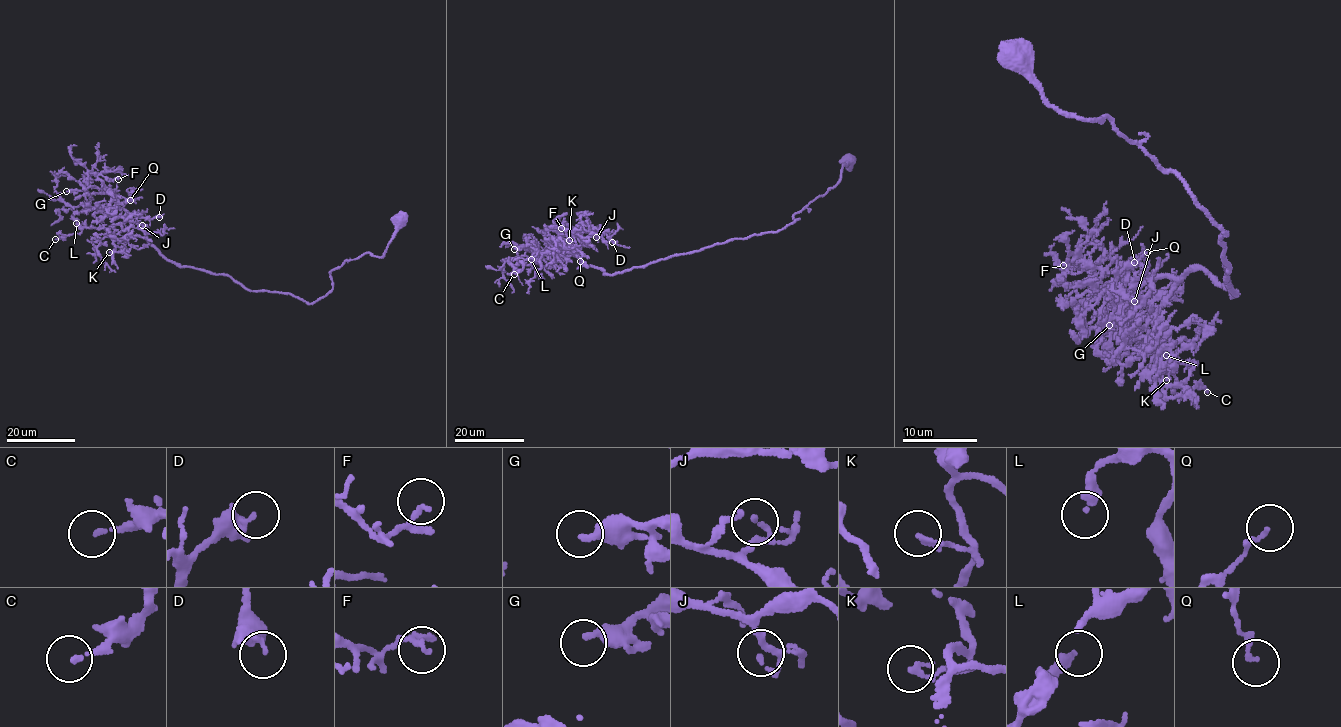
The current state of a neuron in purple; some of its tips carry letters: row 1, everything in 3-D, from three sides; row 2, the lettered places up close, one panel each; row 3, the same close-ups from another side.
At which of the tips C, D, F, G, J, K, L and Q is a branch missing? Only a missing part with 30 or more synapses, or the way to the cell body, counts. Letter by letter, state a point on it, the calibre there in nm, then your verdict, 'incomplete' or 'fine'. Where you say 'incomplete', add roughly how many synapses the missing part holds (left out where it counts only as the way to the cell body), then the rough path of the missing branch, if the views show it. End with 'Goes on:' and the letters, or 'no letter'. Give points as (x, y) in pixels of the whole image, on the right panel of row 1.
C: at (1207, 392); 150 nm thick; fine
D: at (1134, 262); 360 nm thick; fine
F: at (1063, 265); 120 nm thick; fine
G: at (1109, 325); 320 nm thick; incomplete; about 35 synapses; missing branch runs (1109, 325), (1108, 328), (1126, 311), (1148, 279), (1154, 278)
J: at (1134, 301); 160 nm thick; fine
K: at (1166, 380); 160 nm thick; fine
L: at (1166, 355); 300 nm thick; fine
Q: at (1147, 252); 180 nm thick; fine
Goes on: G

